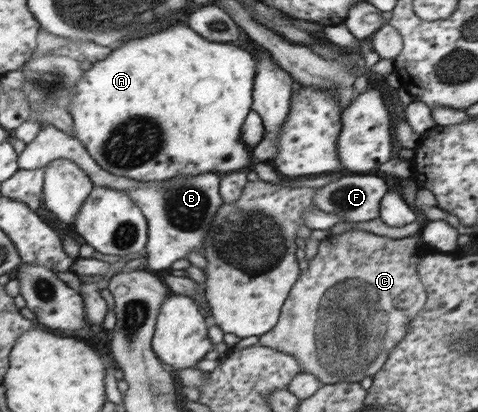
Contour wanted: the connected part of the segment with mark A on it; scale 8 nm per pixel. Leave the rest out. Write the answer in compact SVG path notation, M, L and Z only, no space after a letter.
M175 24L169 30L151 34L147 38L139 38L135 42L125 42L121 48L117 48L109 58L92 63L92 67L83 73L73 89L70 113L73 115L73 134L79 139L89 151L89 154L97 161L97 164L119 176L126 176L133 180L143 180L145 182L163 181L174 179L176 176L187 177L189 174L197 176L206 172L235 172L253 168L252 149L243 144L242 128L252 111L253 91L256 83L258 69L258 58L253 54L239 48L237 45L205 40L201 34L197 34L194 28L189 28L185 24Z

